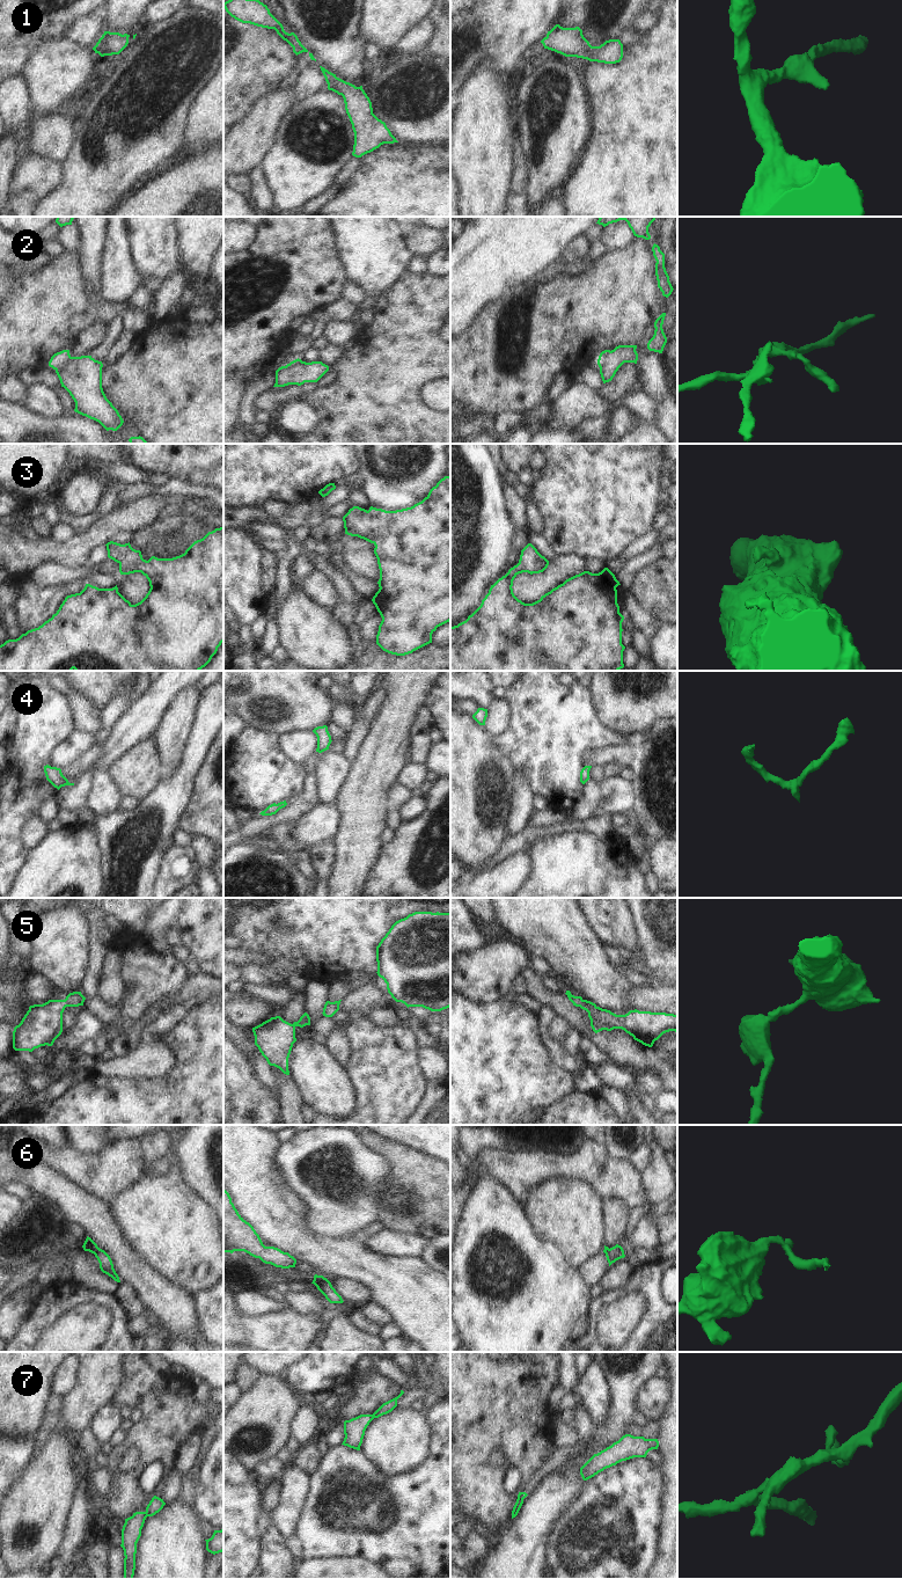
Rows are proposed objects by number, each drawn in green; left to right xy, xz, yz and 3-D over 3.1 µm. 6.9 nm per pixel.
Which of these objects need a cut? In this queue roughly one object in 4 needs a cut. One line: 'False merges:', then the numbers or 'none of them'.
False merges: 6, 7

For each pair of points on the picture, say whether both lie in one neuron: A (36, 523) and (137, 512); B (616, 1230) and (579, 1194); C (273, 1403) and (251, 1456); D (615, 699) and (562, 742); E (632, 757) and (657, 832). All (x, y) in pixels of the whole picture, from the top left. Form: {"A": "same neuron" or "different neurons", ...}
{"A": "different neurons", "B": "different neurons", "C": "same neuron", "D": "different neurons", "E": "same neuron"}

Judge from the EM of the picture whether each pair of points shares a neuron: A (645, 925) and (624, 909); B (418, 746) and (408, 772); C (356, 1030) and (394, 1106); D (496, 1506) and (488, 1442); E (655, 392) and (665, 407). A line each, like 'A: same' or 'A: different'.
A: different
B: different
C: same
D: same
E: same

